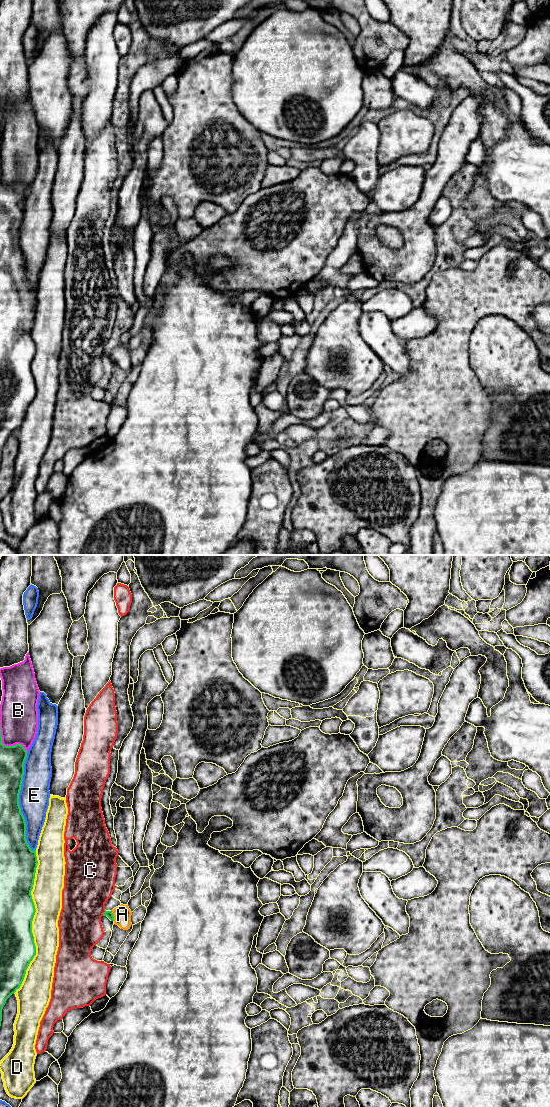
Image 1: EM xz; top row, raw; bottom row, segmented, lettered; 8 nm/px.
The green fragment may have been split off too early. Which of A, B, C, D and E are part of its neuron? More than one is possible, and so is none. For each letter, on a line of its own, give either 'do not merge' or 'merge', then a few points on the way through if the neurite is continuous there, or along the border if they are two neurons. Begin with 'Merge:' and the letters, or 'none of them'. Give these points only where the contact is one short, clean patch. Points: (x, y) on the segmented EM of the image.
Merge: A
A: merge | across xz (109, 914), (113, 916), (122, 914)
B: do not merge
C: do not merge
D: do not merge
E: do not merge

